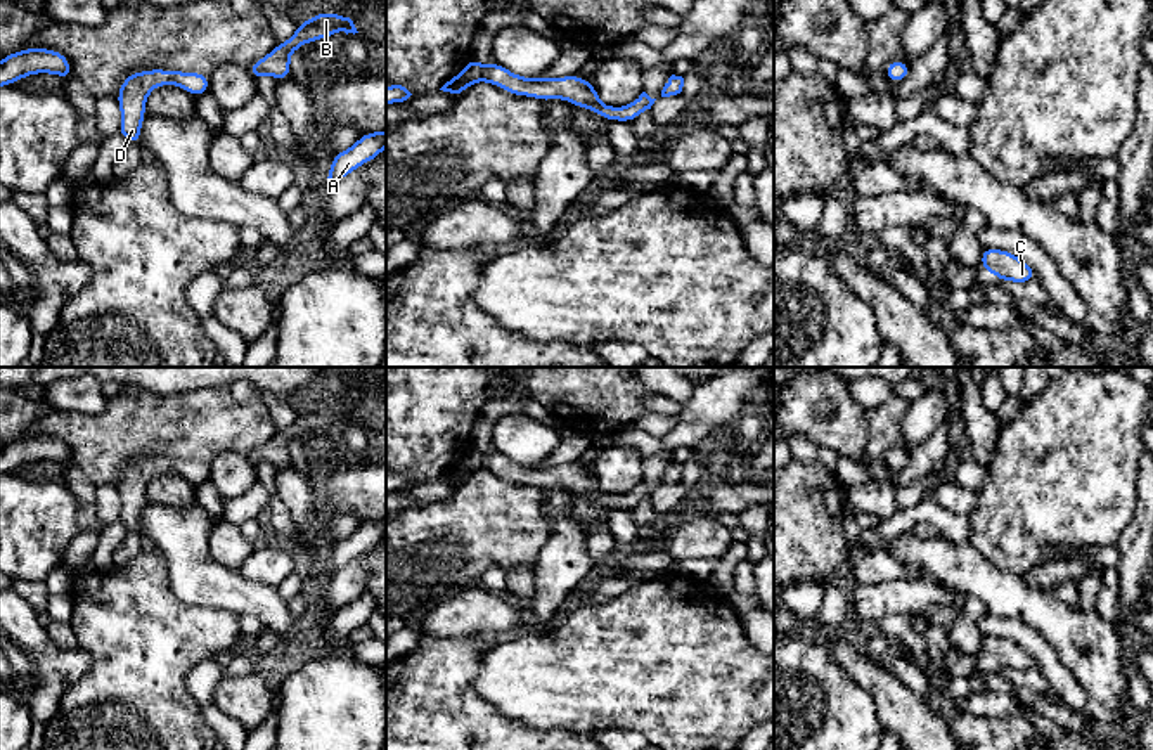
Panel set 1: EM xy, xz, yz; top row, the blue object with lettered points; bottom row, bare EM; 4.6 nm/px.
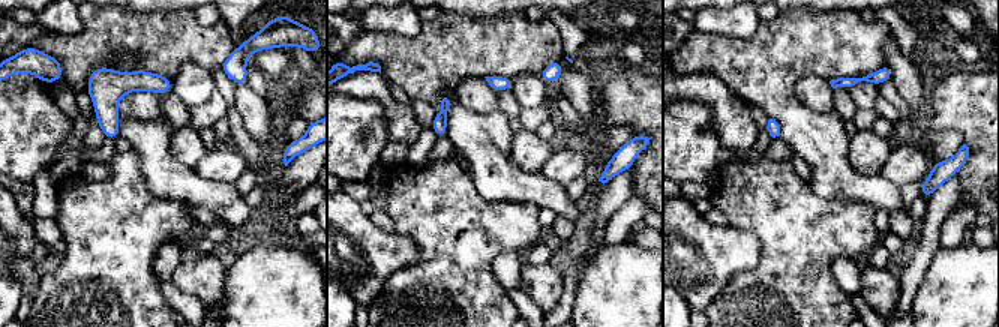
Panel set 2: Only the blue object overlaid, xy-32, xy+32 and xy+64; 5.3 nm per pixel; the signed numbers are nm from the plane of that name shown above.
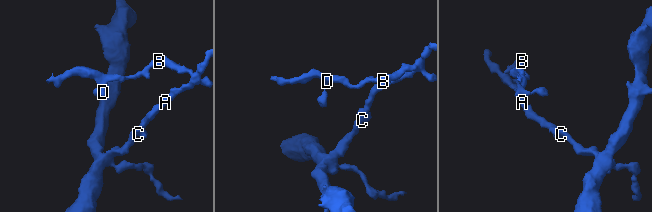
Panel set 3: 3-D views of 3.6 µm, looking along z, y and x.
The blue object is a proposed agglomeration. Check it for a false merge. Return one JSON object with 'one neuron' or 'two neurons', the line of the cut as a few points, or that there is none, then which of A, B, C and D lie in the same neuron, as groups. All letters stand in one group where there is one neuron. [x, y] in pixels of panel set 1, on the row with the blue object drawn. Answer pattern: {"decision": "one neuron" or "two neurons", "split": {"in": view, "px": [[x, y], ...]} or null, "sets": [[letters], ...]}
{"decision": "one neuron", "split": null, "sets": [["A", "B", "C", "D"]]}

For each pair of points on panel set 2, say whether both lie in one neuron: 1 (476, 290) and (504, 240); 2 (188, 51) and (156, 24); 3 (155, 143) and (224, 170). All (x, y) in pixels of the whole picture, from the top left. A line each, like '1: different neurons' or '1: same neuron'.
1: same neuron
2: same neuron
3: different neurons

